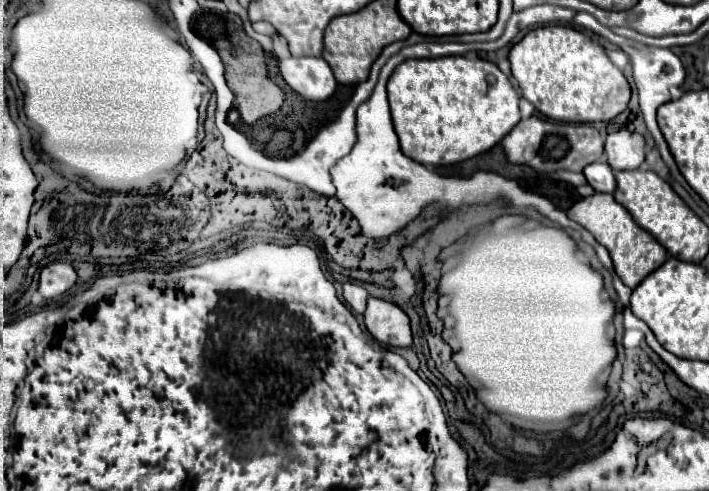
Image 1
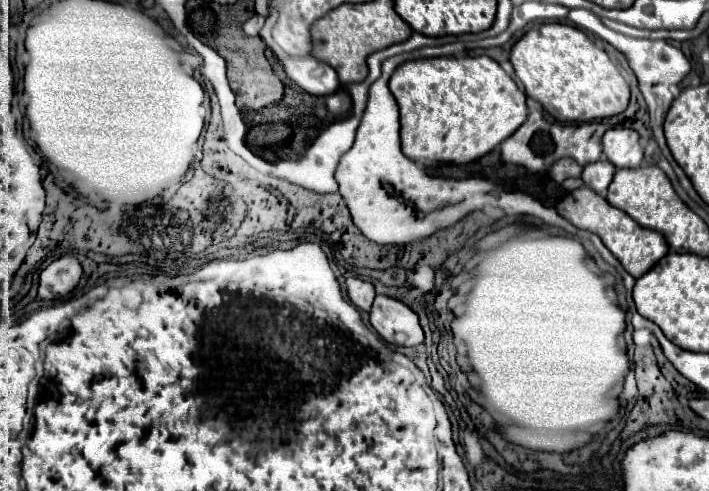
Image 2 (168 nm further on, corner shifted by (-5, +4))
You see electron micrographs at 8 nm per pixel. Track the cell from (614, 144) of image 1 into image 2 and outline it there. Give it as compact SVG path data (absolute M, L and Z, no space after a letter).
M610 129L602 137L602 151L614 167L638 167L642 161L642 147L634 129Z

